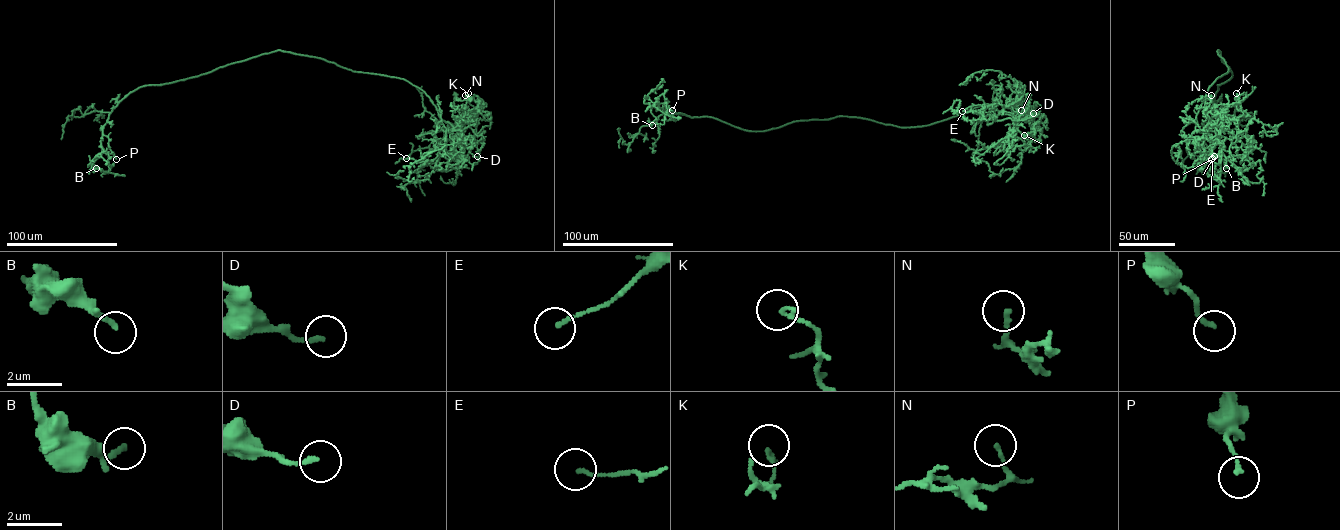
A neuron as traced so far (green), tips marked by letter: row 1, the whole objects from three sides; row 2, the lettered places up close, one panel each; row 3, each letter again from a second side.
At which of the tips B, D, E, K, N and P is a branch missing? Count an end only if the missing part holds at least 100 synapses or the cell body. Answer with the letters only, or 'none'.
none

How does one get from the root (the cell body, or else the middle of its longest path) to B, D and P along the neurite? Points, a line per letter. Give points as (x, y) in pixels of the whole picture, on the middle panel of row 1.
B: (860, 118), (803, 120), (753, 131), (711, 117), (666, 112), (656, 101), (652, 125)
D: (860, 118), (914, 127), (984, 104), (1018, 120), (1028, 114), (1025, 111), (1033, 113)
P: (860, 118), (803, 120), (753, 131), (711, 117), (666, 112), (658, 105), (664, 102), (665, 107), (672, 110)

